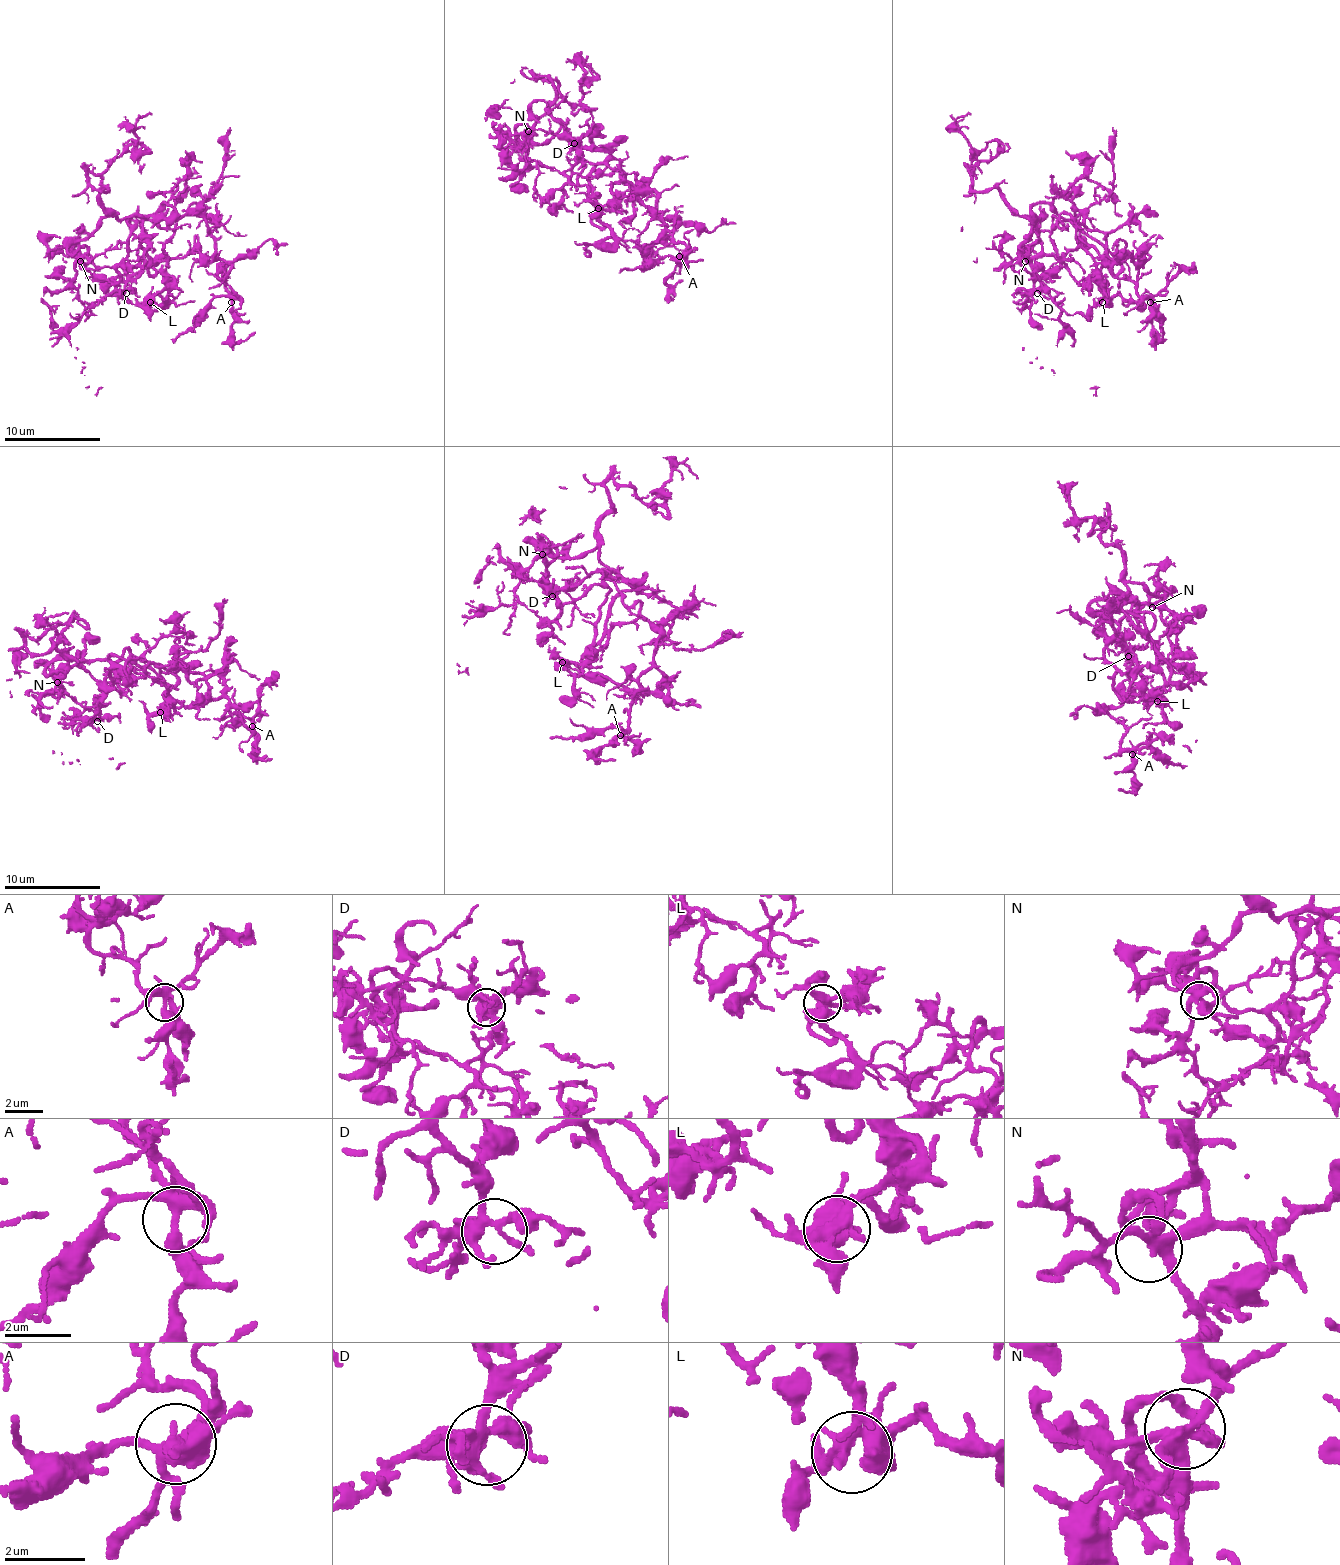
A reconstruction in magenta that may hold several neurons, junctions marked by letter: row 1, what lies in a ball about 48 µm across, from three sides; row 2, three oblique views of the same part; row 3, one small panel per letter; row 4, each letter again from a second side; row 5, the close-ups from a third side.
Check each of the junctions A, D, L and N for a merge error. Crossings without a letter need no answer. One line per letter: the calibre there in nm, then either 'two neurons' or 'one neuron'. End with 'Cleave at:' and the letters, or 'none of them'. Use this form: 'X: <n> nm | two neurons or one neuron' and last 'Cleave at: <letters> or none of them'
A: 320 nm | one neuron
D: 280 nm | one neuron
L: 360 nm | one neuron
N: 360 nm | one neuron
Cleave at: none of them

